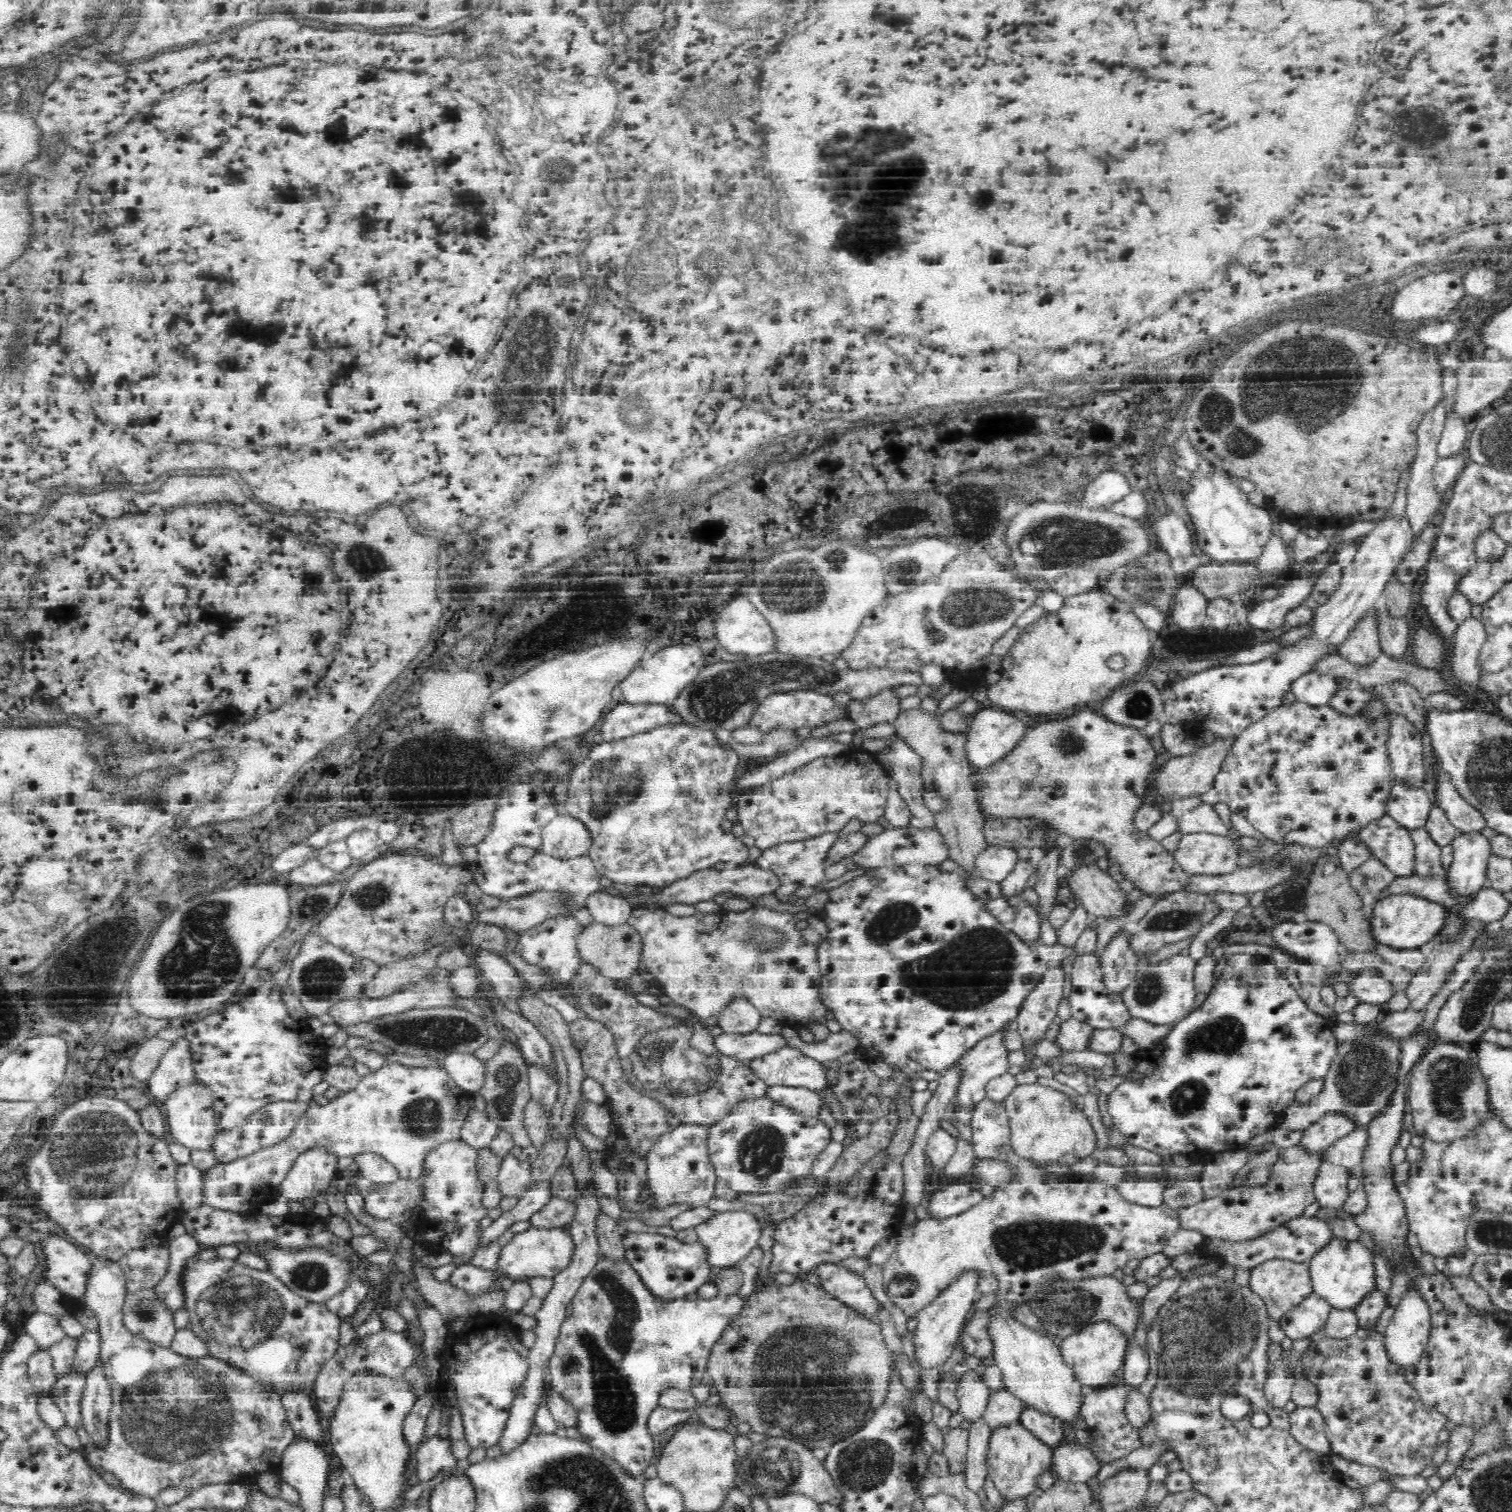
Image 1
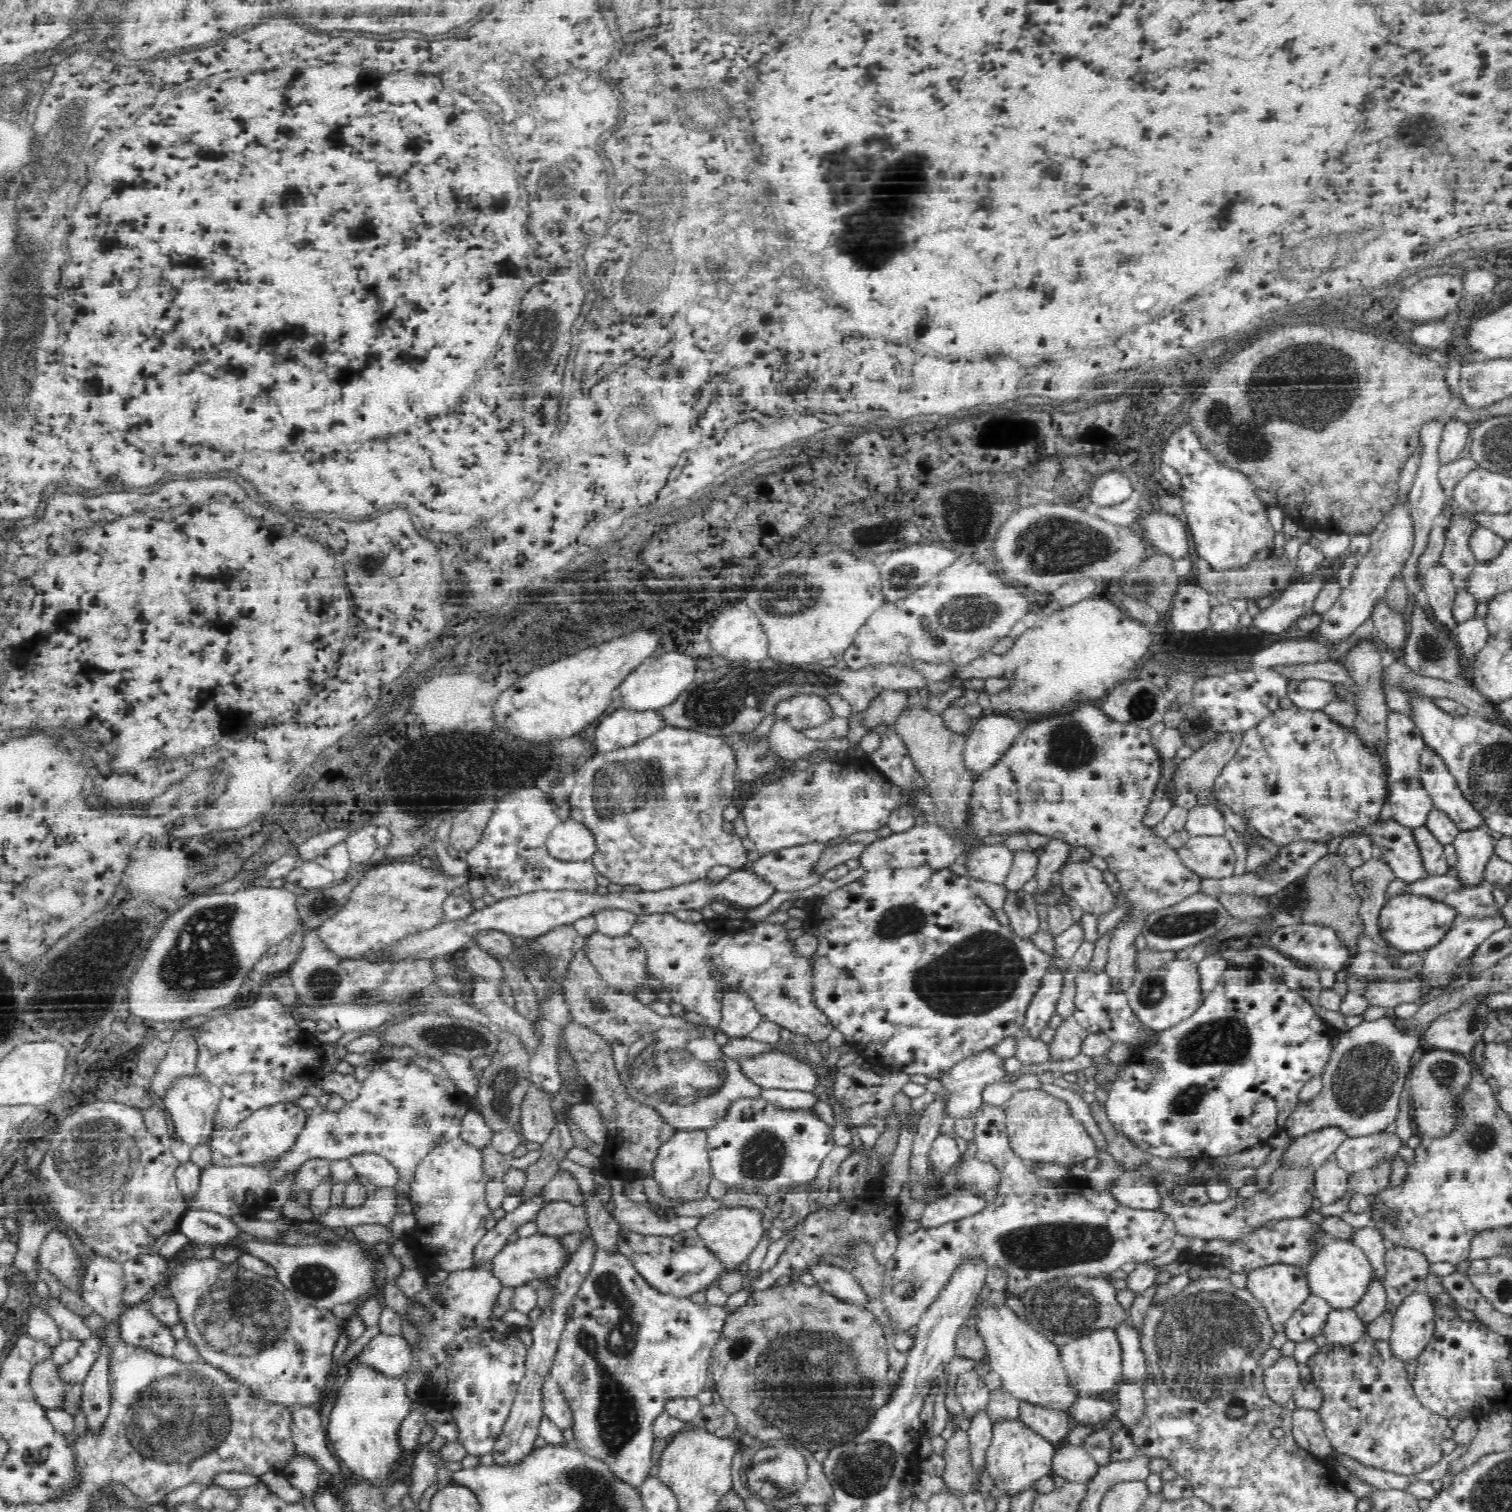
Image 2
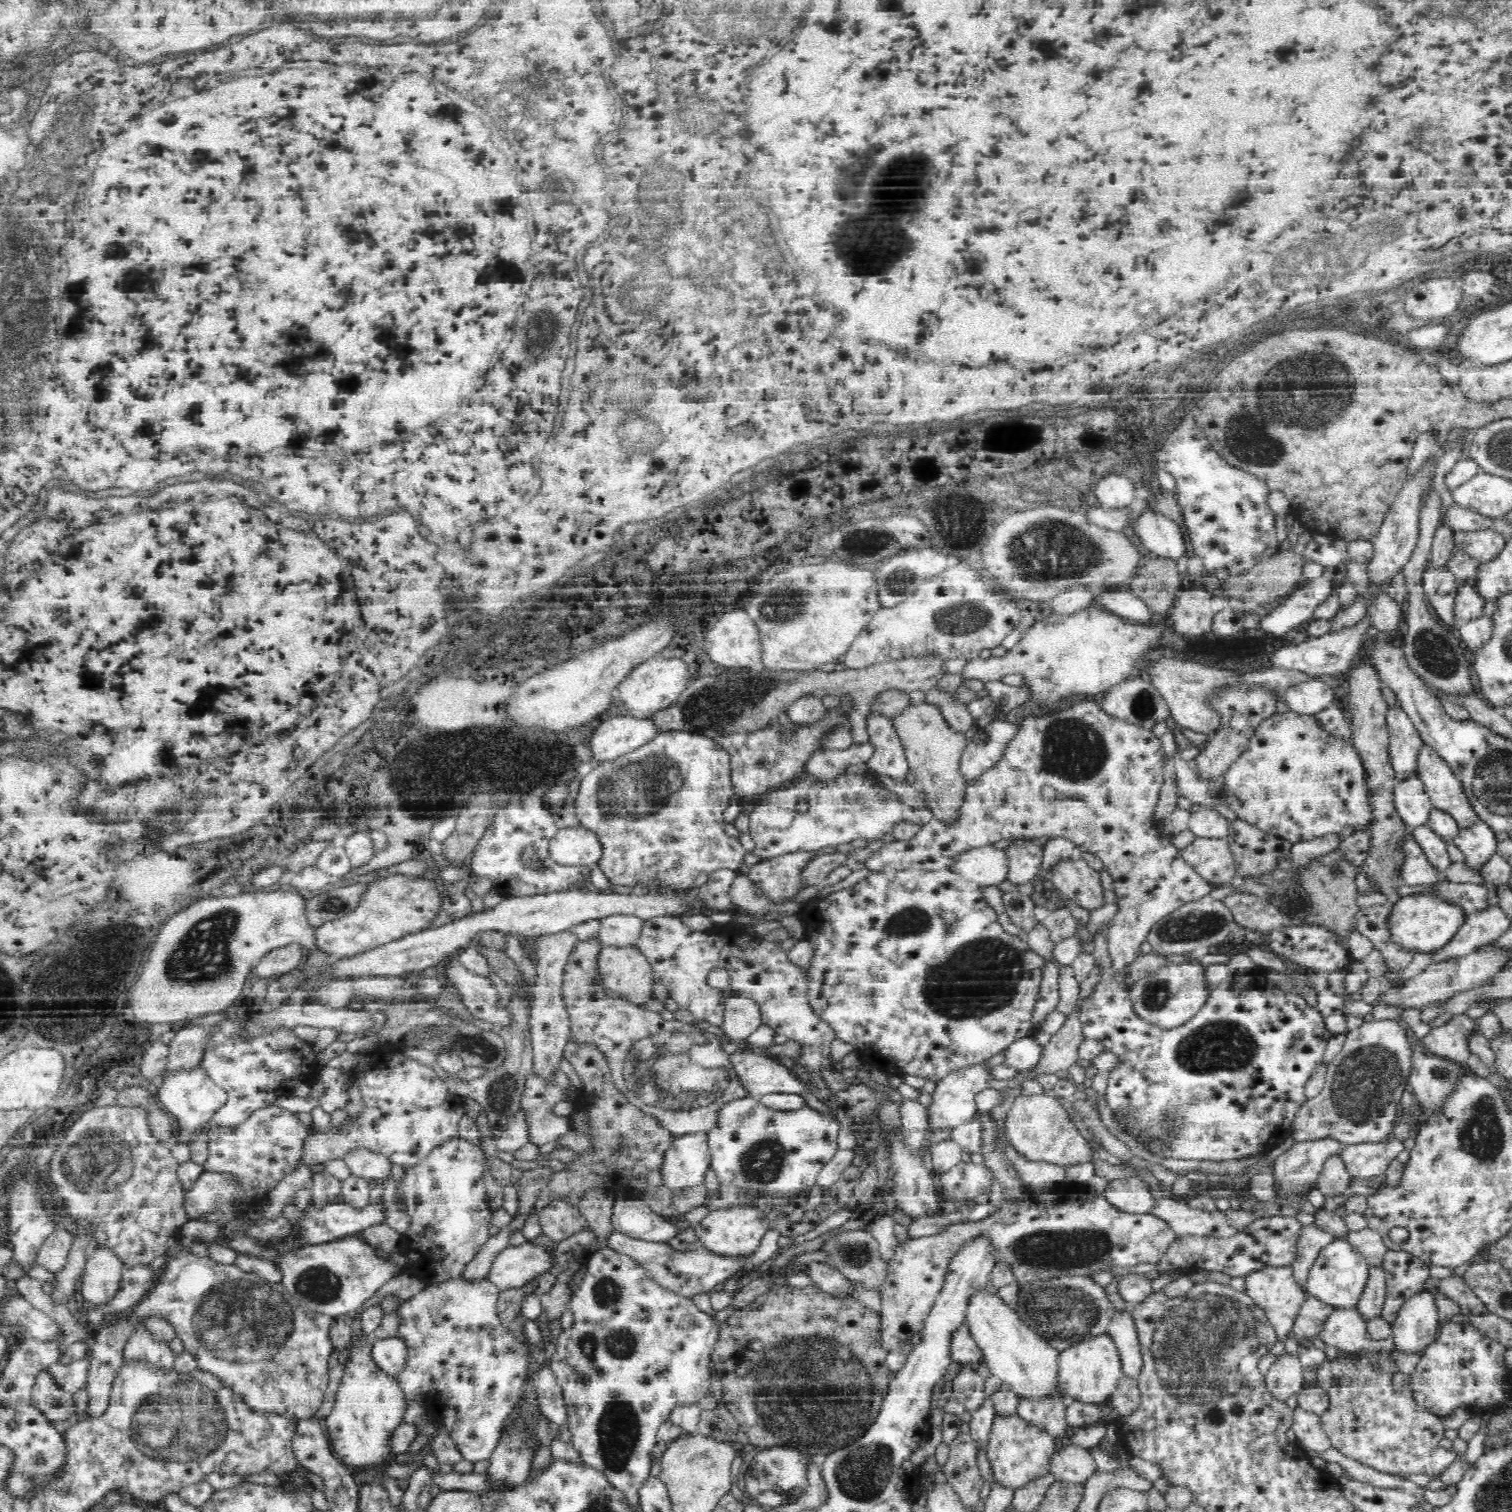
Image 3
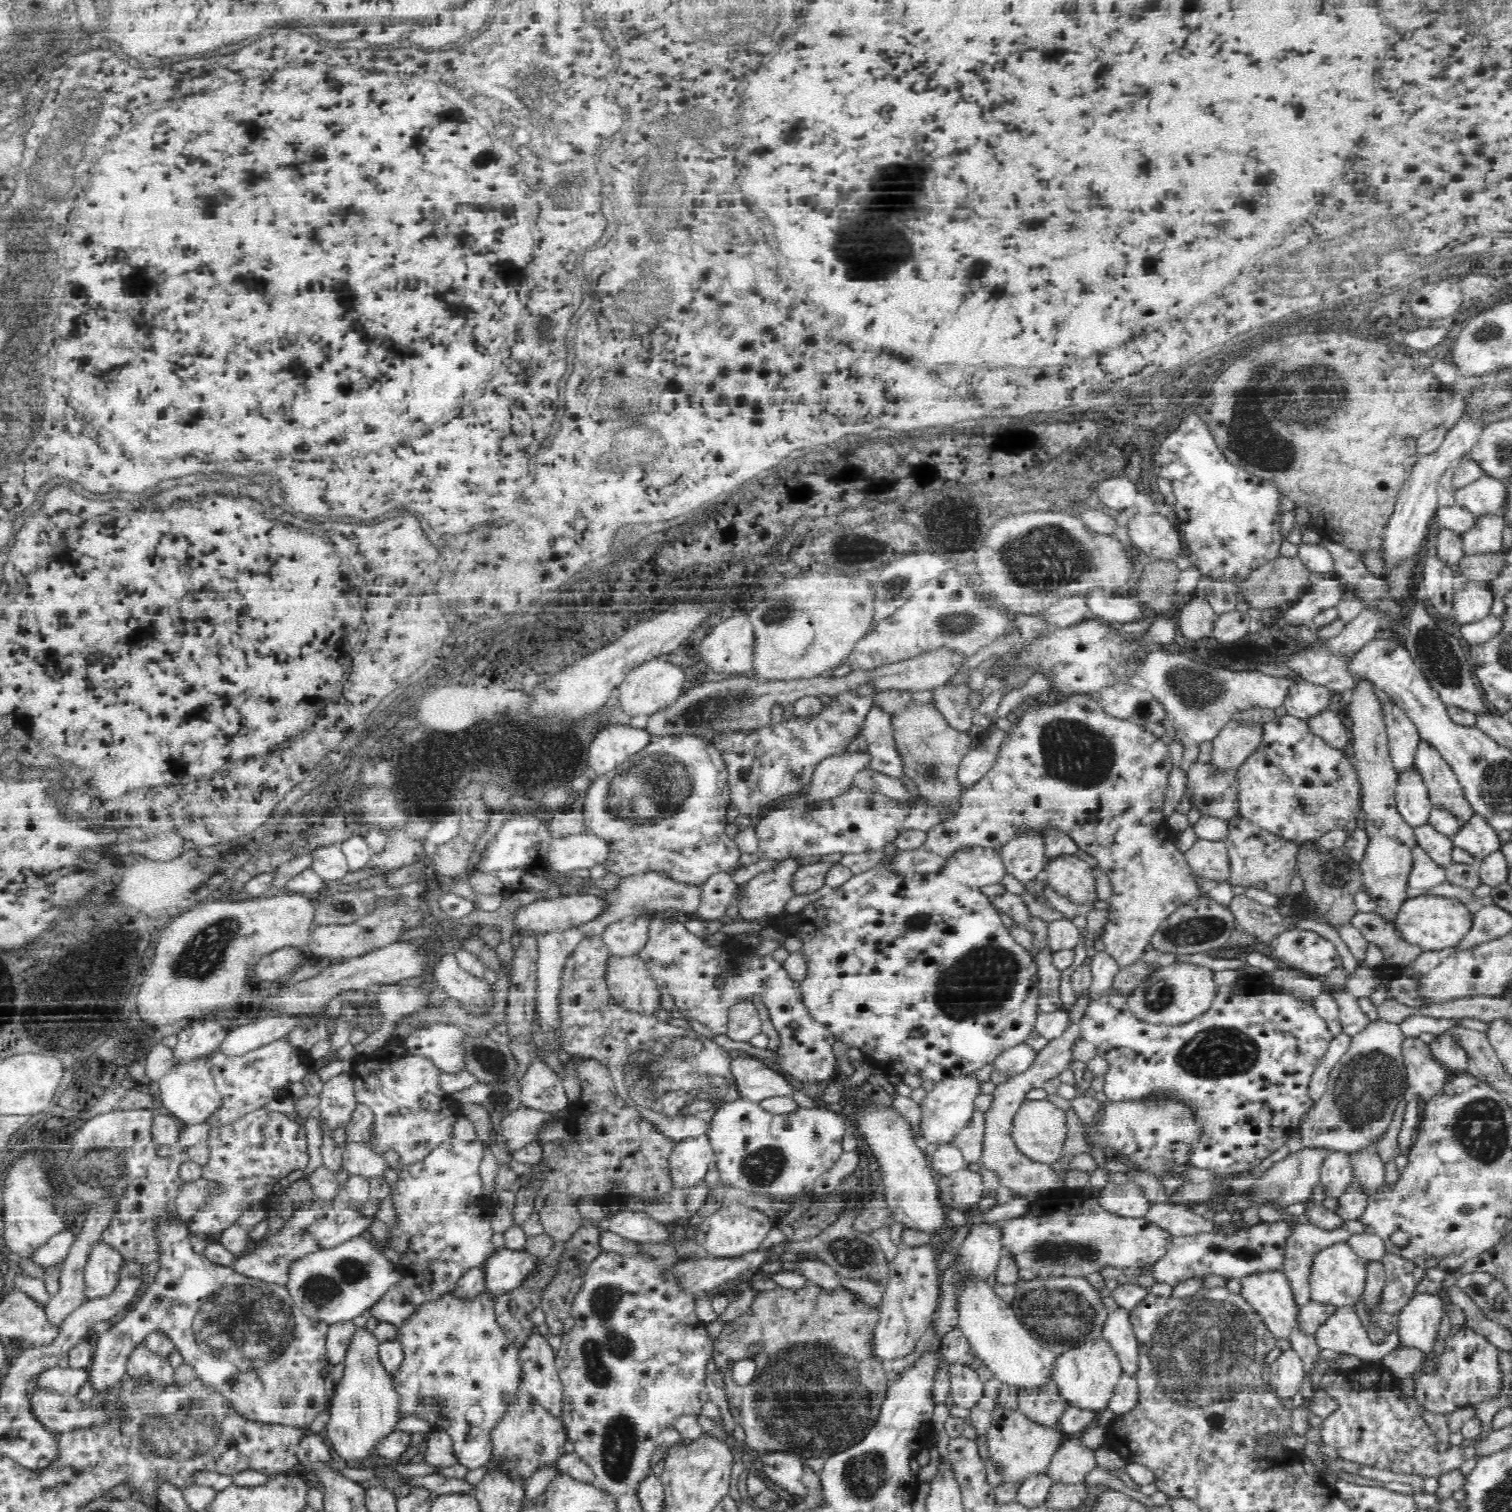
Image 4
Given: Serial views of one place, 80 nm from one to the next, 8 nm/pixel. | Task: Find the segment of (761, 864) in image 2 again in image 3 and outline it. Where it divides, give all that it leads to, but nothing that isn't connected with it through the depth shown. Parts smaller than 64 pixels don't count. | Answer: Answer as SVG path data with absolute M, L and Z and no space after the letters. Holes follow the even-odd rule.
M806 852L790 853L756 863L747 871L748 881L754 885L754 895L770 904L788 902L804 888L800 883L800 870L810 858L811 854Z

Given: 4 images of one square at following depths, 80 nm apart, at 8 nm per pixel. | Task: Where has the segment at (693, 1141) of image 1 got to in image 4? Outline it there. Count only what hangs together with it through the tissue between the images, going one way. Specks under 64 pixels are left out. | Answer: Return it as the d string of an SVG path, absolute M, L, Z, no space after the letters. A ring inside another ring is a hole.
M706 1134L676 1143L669 1160L673 1184L676 1188L698 1185L705 1178L708 1167L715 1158L713 1153Z

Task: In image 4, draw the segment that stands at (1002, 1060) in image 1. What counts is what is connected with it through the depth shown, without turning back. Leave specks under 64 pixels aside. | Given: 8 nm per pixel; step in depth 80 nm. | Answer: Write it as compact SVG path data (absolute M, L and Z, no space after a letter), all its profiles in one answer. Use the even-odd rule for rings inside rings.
M973 1075L947 1078L937 1082L934 1090L928 1092L927 1096L922 1100L922 1104L919 1105L918 1138L921 1138L927 1146L929 1144L936 1144L938 1149L942 1146L951 1145L972 1117L975 1110L974 1100L980 1094L980 1083L973 1078Z

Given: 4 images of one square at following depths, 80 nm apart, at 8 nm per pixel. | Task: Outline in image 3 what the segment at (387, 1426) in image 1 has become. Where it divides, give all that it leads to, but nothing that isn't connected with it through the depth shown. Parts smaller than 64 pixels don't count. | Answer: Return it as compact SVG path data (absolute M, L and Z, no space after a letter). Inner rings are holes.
M364 1335L365 1338L358 1340L350 1348L334 1407L324 1422L333 1454L344 1465L366 1469L382 1465L389 1457L386 1447L388 1437L403 1422L406 1403L399 1382L384 1372L374 1360L375 1340L372 1335Z

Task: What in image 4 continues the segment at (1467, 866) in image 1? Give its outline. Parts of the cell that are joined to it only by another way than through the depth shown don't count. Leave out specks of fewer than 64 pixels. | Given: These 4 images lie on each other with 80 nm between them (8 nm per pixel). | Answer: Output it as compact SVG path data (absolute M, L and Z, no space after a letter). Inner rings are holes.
M1474 812L1465 825L1452 835L1456 847L1463 848L1476 855L1478 862L1492 852L1500 850L1503 845L1499 833L1488 822L1488 819Z

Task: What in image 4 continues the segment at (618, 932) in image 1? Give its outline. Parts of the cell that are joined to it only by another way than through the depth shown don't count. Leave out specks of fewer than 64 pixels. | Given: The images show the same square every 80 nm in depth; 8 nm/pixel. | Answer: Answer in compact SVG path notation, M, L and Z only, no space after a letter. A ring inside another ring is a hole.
M611 957L607 974L611 1001L628 1013L640 1017L655 1017L662 1010L662 996L650 971L640 957Z

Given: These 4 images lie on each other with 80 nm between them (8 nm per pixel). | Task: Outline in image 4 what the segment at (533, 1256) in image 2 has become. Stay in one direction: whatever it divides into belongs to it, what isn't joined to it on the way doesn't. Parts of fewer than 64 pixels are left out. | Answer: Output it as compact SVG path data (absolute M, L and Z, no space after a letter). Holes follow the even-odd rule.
M509 1249L497 1251L482 1266L486 1292L494 1297L512 1292L524 1282L532 1266L534 1261L522 1252Z

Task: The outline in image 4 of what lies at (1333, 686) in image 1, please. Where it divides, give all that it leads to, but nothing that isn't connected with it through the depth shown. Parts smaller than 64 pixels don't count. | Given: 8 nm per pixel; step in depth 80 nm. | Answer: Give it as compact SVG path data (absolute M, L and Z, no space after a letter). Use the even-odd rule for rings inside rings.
M1307 681L1293 683L1288 688L1284 700L1286 714L1305 720L1308 717L1325 710L1329 704L1330 695L1323 688Z

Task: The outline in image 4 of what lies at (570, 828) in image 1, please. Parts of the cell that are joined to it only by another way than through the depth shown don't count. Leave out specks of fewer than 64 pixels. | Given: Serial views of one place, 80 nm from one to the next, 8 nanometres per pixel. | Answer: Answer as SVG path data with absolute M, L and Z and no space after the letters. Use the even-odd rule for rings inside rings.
M593 833L576 835L552 841L547 851L548 869L556 872L568 872L578 868L590 869L596 864L606 864L609 859L609 841Z

